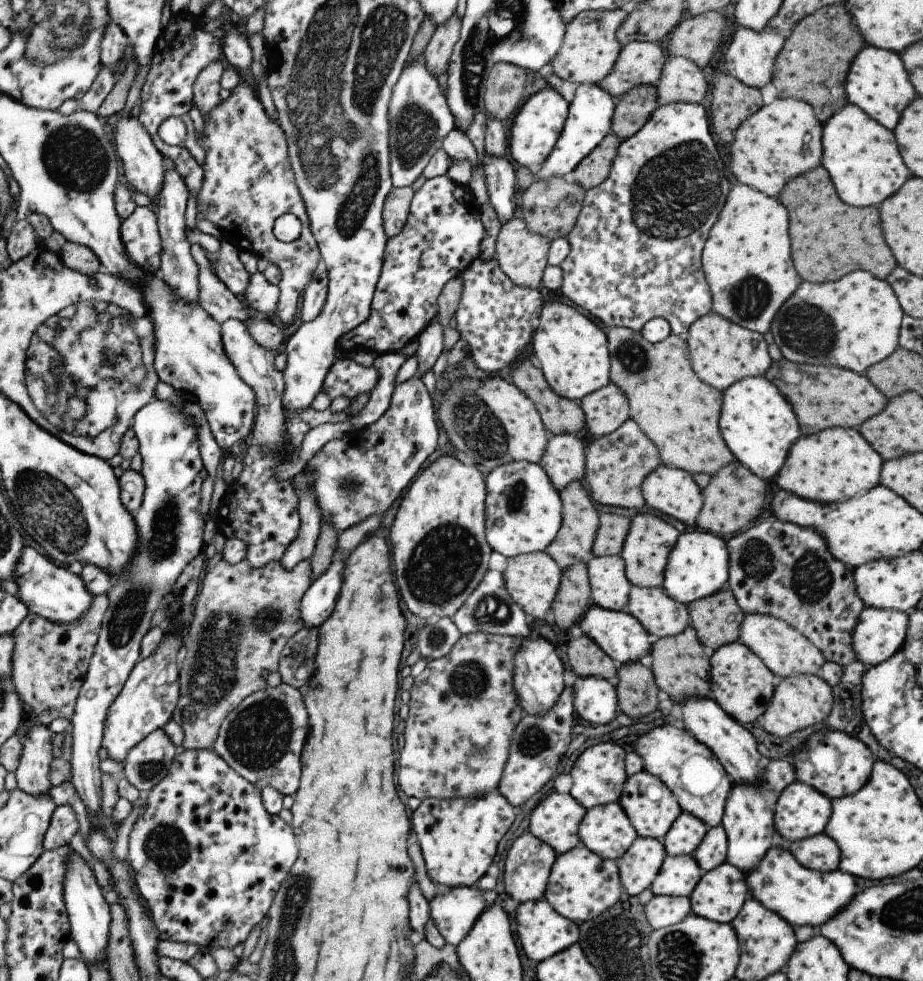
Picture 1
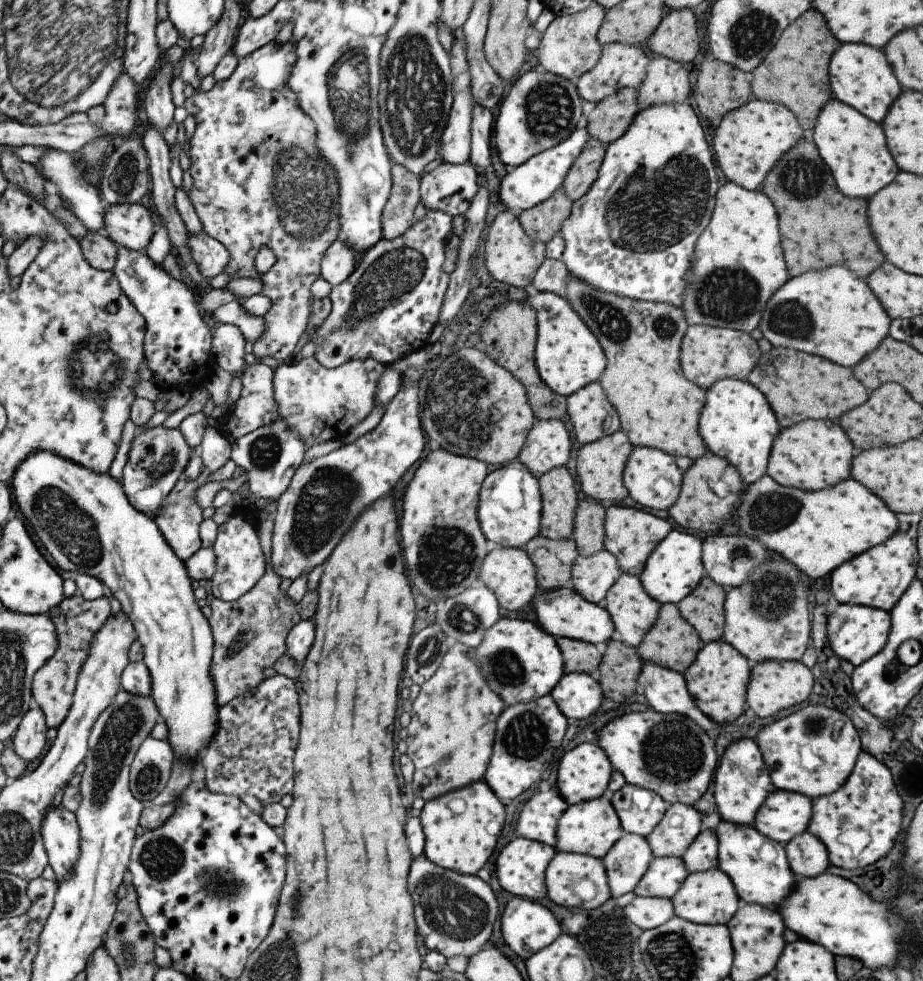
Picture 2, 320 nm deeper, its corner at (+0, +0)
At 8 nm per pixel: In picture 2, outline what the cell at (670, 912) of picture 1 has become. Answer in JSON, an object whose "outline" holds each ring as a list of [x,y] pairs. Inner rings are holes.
{"outline":[[[633,897],[622,908],[622,913],[641,930],[655,928],[674,915],[671,899],[663,897]]]}

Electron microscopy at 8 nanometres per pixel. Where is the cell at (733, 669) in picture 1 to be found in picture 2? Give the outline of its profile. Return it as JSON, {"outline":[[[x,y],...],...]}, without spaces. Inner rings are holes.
{"outline":[[[723,640],[708,642],[700,648],[693,662],[684,670],[682,677],[695,706],[714,723],[730,723],[746,710],[746,688],[750,675],[750,663],[730,644]]]}

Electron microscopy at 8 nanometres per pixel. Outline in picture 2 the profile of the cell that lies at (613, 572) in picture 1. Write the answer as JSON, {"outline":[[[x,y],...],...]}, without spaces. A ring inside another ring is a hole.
{"outline":[[[603,548],[588,557],[575,557],[568,585],[587,602],[601,605],[607,589],[621,573],[617,559]]]}

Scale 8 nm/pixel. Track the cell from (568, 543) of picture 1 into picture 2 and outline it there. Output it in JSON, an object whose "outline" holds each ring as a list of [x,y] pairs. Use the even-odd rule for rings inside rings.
{"outline":[[[557,467],[539,475],[541,518],[539,533],[548,539],[569,539],[572,536],[577,490],[565,467]]]}

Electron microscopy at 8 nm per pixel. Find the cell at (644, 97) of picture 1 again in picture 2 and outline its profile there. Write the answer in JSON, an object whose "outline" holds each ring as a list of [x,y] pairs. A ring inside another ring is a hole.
{"outline":[[[629,87],[617,89],[615,94],[595,103],[585,118],[588,136],[604,146],[618,139],[639,111],[636,94],[636,89]]]}

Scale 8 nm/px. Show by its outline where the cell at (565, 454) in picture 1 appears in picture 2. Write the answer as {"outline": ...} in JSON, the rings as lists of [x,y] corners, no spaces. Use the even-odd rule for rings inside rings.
{"outline":[[[538,419],[531,425],[515,459],[529,474],[539,478],[548,470],[563,467],[569,458],[569,448],[569,434],[559,419]]]}

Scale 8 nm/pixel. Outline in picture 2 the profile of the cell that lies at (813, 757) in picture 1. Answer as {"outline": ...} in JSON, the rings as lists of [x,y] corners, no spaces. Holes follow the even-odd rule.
{"outline":[[[824,704],[807,705],[783,718],[765,723],[754,736],[774,790],[802,794],[807,798],[827,796],[845,782],[854,767],[856,756],[862,751],[858,731],[841,712]]]}

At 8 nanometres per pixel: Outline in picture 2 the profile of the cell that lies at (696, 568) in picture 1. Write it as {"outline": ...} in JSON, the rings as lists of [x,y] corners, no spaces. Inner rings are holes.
{"outline":[[[670,530],[669,534],[662,538],[647,555],[643,570],[639,576],[643,590],[654,601],[663,603],[679,602],[691,589],[702,579],[704,571],[701,560],[701,540],[692,536],[689,532],[681,530]]]}

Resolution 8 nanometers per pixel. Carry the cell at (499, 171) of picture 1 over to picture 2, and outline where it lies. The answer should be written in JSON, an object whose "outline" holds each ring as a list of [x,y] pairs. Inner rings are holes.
{"outline":[[[473,103],[470,120],[469,162],[481,171],[490,163],[489,138],[494,128],[494,112],[479,103]]]}

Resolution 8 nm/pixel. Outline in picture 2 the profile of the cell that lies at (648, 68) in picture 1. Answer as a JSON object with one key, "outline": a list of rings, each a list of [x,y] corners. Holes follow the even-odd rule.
{"outline":[[[621,43],[603,45],[599,60],[597,60],[595,66],[574,81],[577,94],[585,102],[598,103],[600,100],[604,100],[605,97],[615,94],[617,89],[627,87],[636,89],[644,79],[649,56],[642,46],[624,45]]]}

